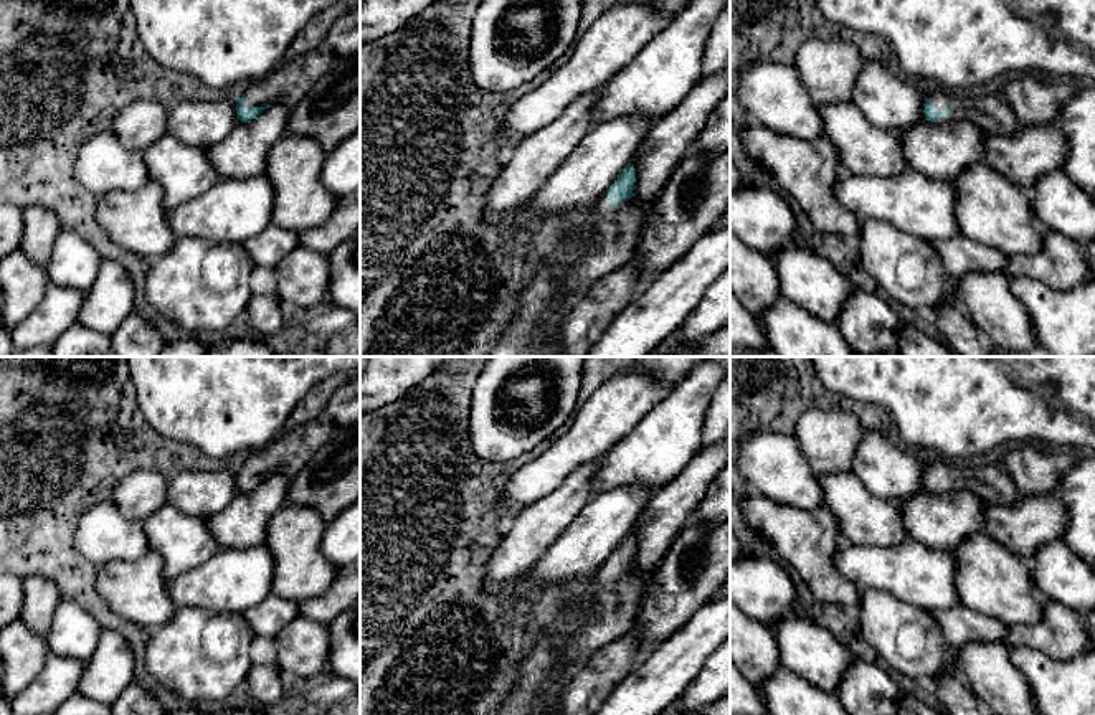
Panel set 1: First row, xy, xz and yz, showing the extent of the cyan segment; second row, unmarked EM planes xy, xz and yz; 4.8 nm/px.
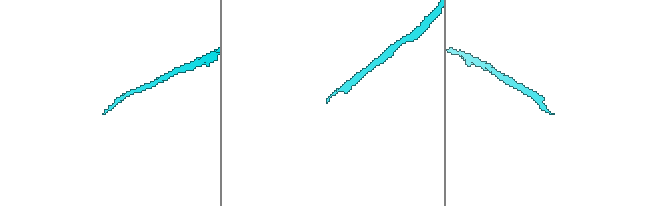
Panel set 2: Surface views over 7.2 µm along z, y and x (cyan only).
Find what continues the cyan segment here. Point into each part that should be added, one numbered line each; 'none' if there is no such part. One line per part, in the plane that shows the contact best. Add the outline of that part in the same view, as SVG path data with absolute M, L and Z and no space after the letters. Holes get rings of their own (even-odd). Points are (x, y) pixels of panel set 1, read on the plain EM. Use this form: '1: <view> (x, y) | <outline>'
1: xz (611, 603) | M601 566L595 580L585 586L585 619L573 637L558 642L555 674L560 664L575 672L581 670L603 646L634 629L649 575L633 573L631 568L623 568L613 578L608 573L608 566Z

